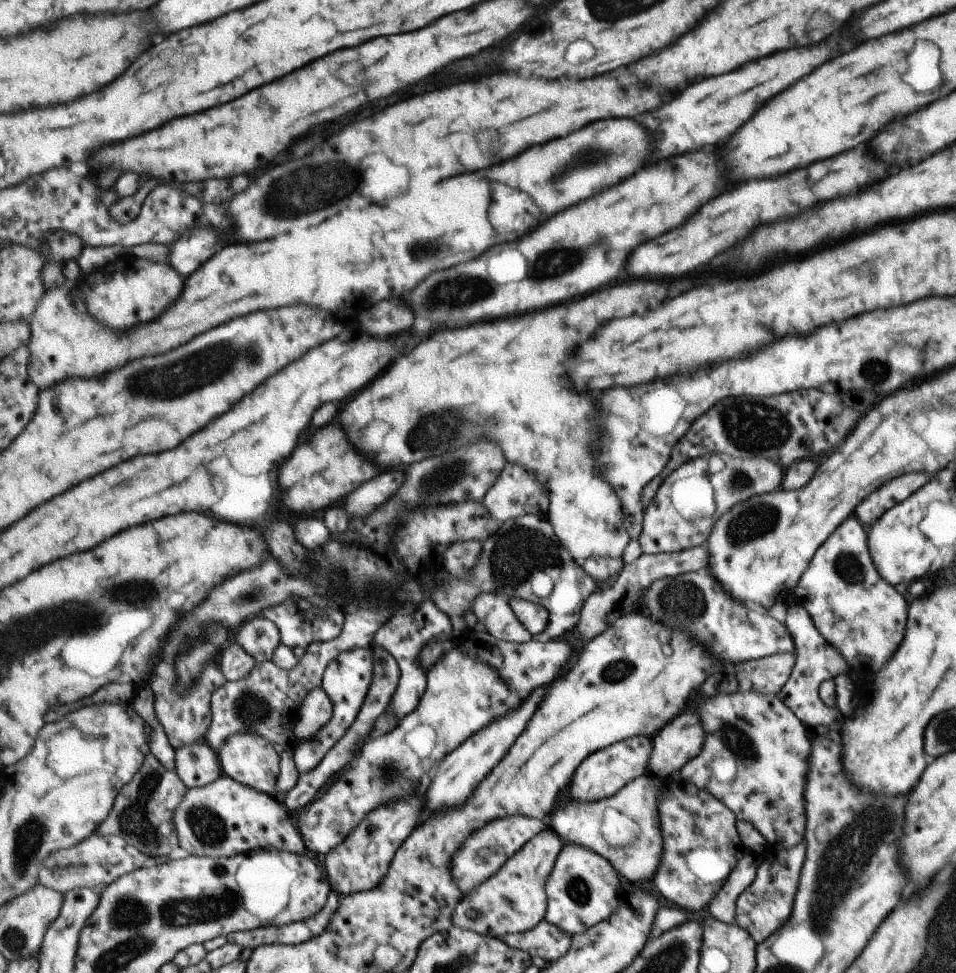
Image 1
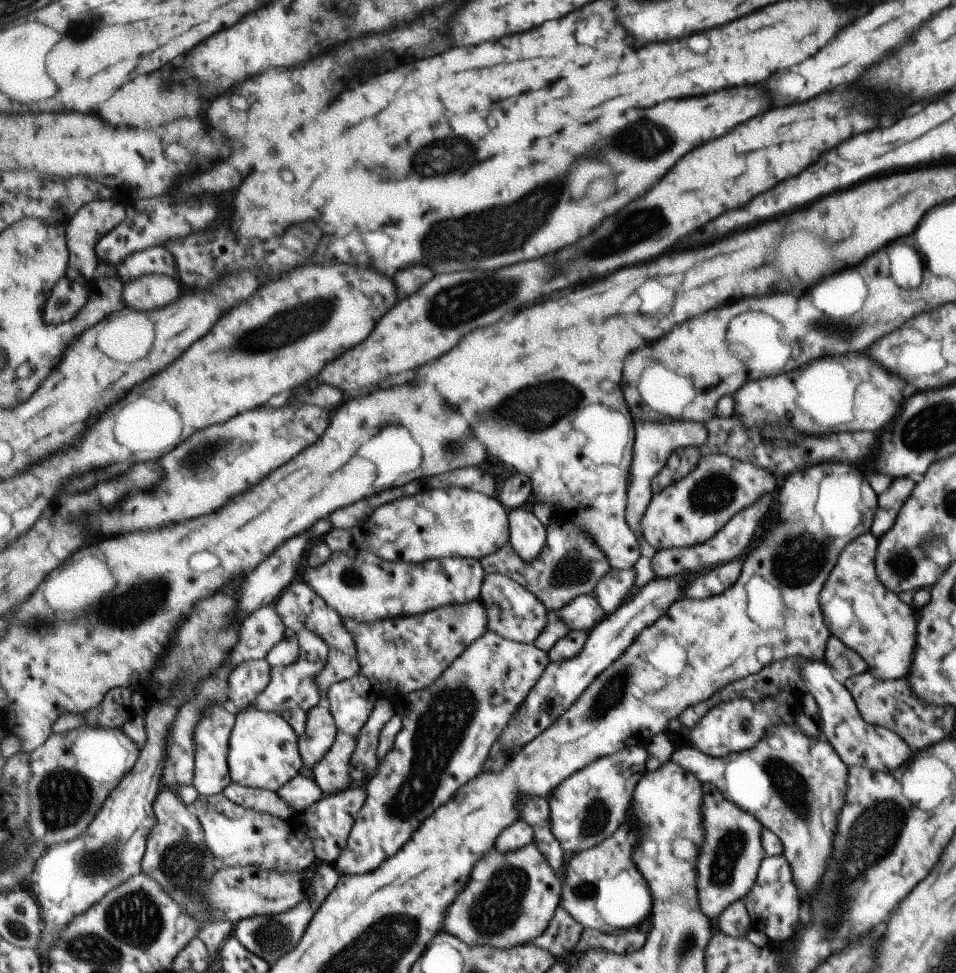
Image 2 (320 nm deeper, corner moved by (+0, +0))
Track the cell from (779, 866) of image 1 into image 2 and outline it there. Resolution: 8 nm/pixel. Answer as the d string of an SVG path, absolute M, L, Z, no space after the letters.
M782 854L761 860L755 882L743 902L752 917L753 930L761 930L769 941L775 940L783 944L794 936L795 924L802 920L802 903L800 892L794 886L789 863Z

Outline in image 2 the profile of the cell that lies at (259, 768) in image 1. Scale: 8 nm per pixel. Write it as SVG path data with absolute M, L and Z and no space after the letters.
M253 707L236 713L236 726L232 732L228 760L233 782L273 792L277 792L301 774L304 767L300 753L300 737L293 725L282 713L262 711Z

